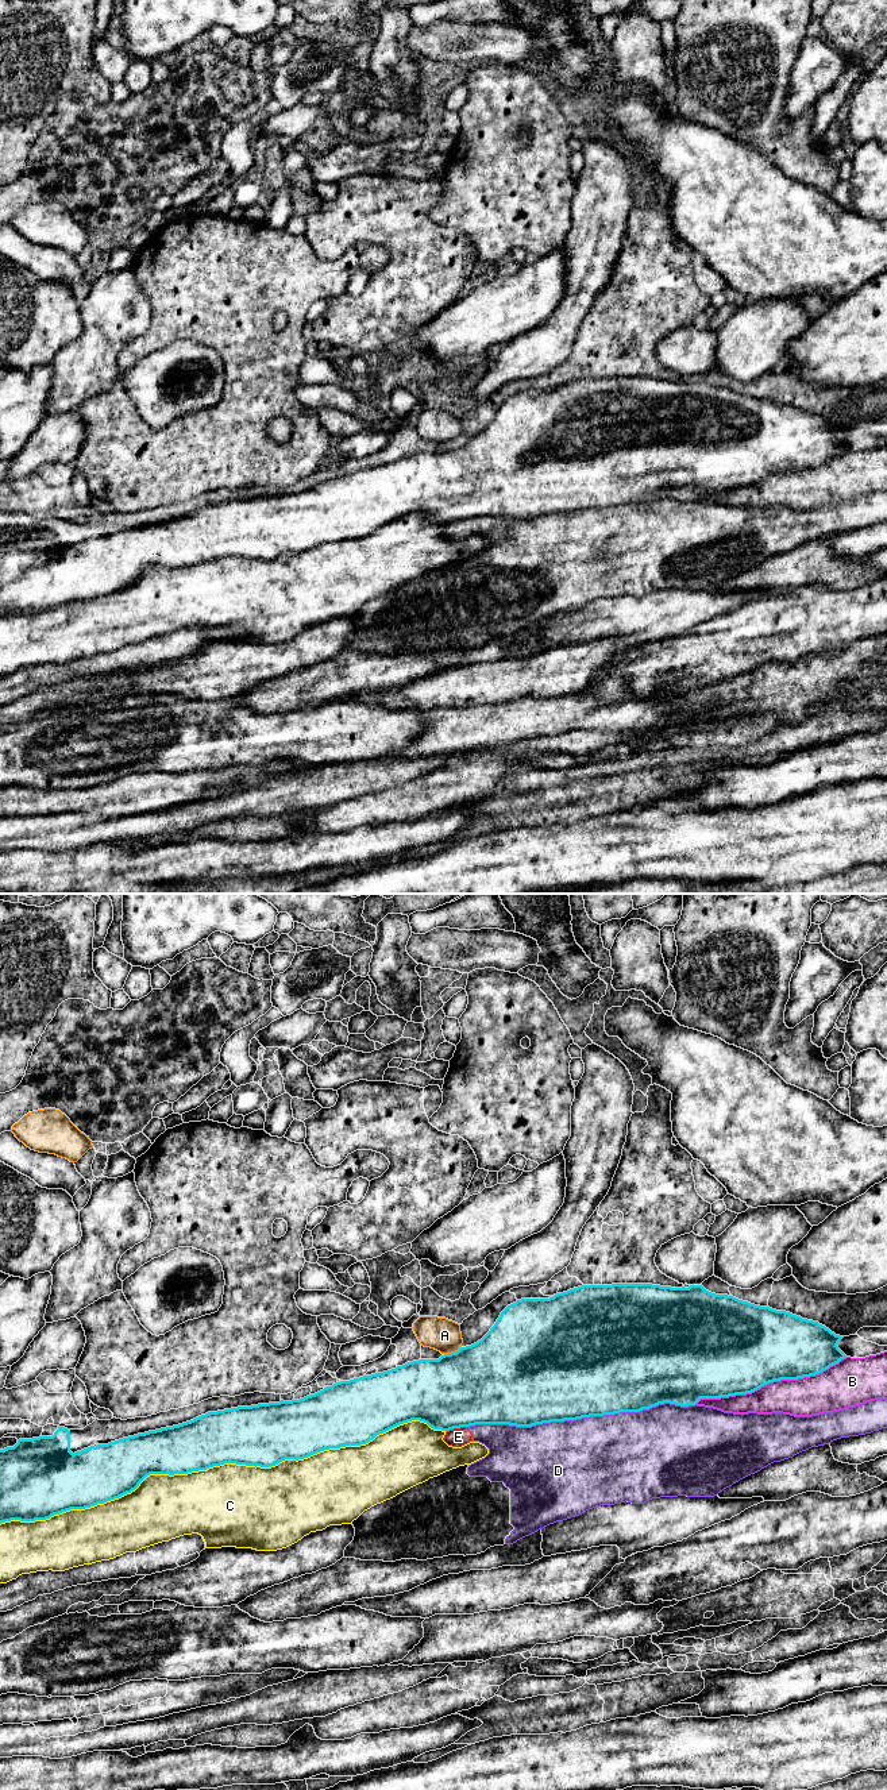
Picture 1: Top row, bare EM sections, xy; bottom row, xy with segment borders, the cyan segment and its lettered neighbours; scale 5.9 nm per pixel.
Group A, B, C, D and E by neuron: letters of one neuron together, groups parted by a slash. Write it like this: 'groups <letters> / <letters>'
groups A / B / C / D E

